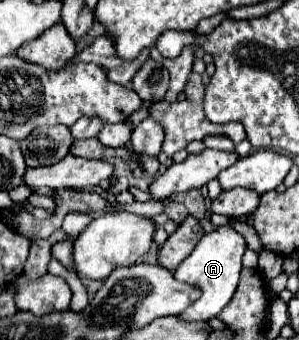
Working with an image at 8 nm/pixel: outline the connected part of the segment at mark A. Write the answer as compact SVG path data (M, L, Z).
M227 225L217 227L217 231L207 233L197 243L193 253L173 271L173 275L179 281L193 285L201 291L201 297L195 303L191 303L183 313L177 315L181 321L207 321L223 311L223 307L231 301L233 291L237 289L239 273L241 273L241 255L245 249L247 249L245 239L233 227Z

